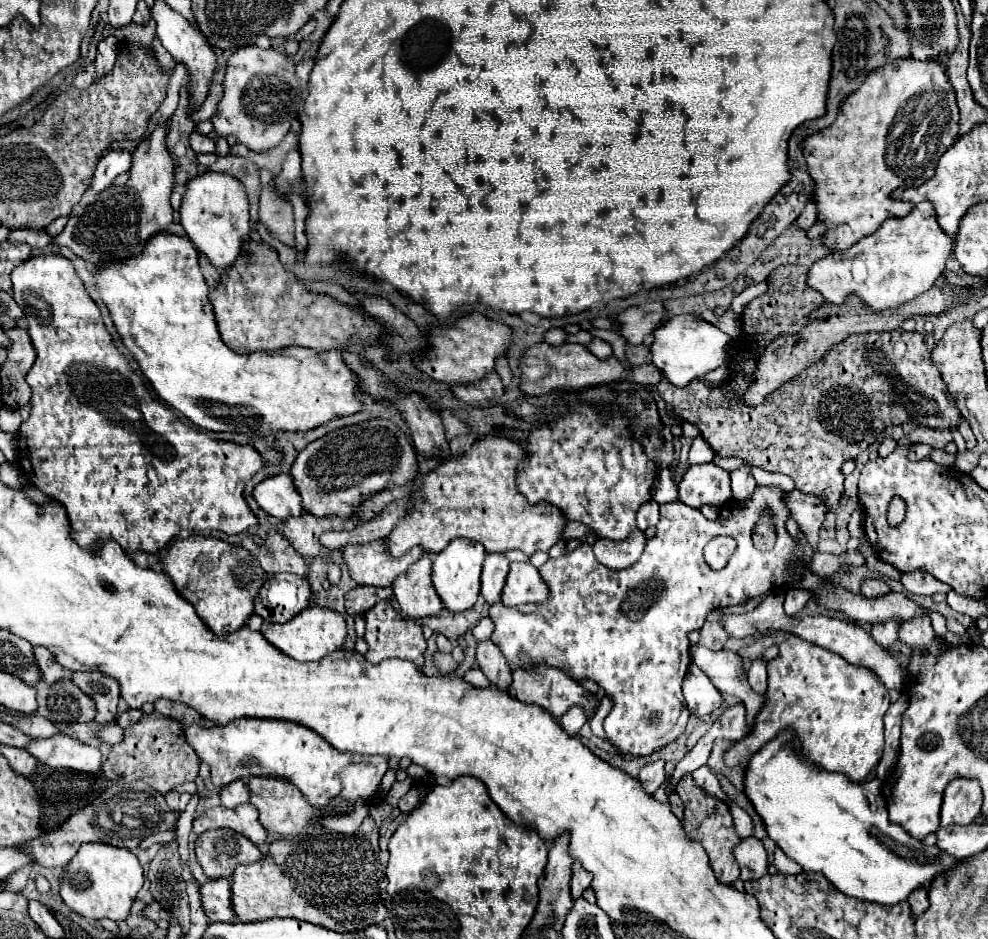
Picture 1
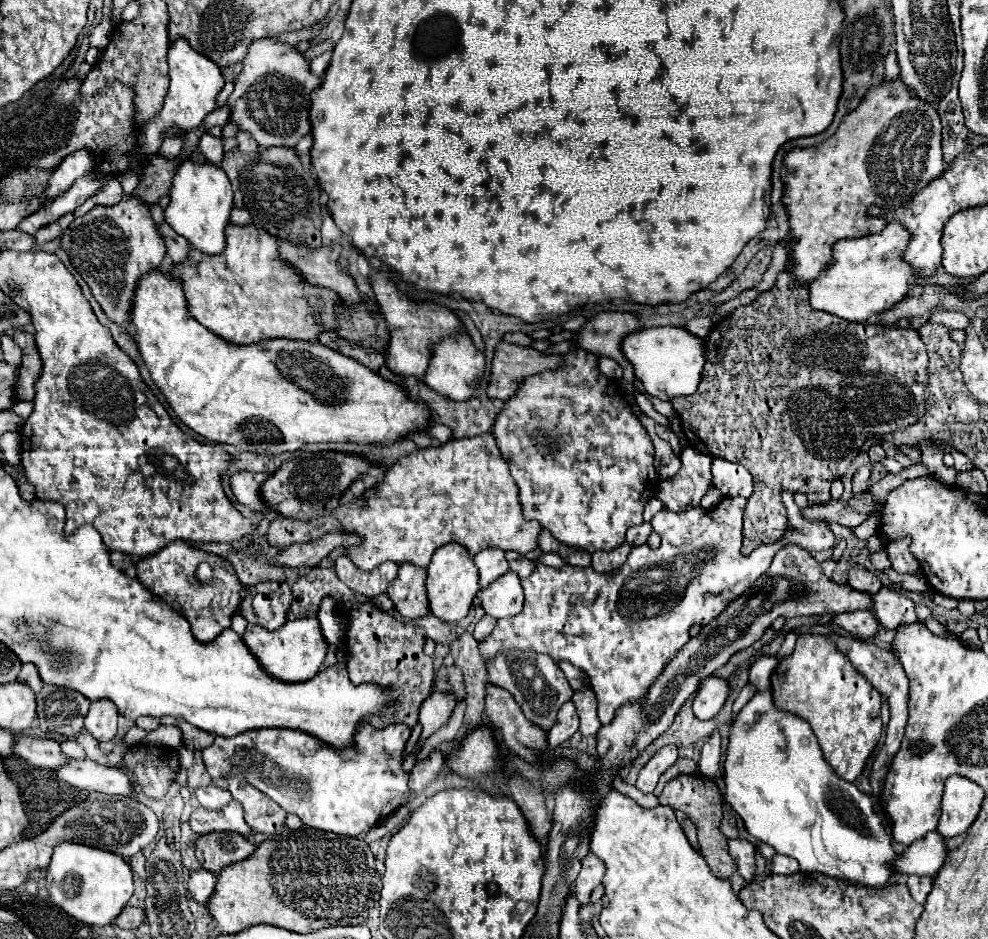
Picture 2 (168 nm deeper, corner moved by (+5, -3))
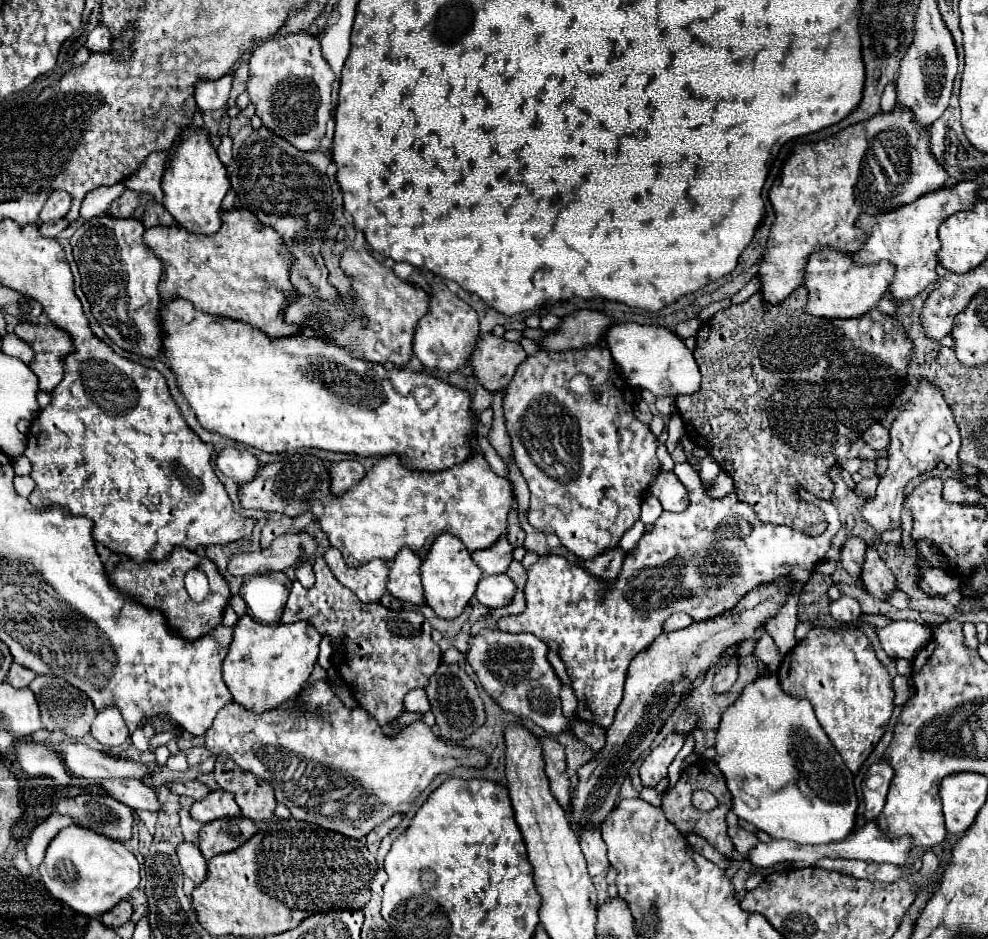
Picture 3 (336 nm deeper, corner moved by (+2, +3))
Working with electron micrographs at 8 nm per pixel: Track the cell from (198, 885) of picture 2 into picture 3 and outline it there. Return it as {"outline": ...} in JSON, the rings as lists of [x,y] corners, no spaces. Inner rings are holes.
{"outline":[[[181,842],[181,844],[177,844],[175,852],[177,852],[179,864],[183,868],[183,874],[189,876],[195,884],[201,884],[201,880],[205,880],[205,876],[207,876],[207,862],[201,856],[201,850],[191,842]]]}

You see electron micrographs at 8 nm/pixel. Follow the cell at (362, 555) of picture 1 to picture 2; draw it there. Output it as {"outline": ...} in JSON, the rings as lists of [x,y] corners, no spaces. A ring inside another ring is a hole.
{"outline":[[[338,556],[336,562],[334,562],[336,574],[348,588],[352,588],[354,592],[358,592],[366,598],[384,594],[388,584],[398,576],[398,568],[400,568],[400,564],[390,562],[390,560],[382,562],[380,566],[376,566],[370,572],[358,570],[358,566],[352,566],[352,564],[354,562],[350,562],[350,558]]]}

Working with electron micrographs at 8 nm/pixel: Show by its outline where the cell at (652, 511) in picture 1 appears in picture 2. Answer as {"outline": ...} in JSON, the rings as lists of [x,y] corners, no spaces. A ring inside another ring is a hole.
{"outline":[[[642,522],[642,524],[638,524],[638,526],[632,526],[632,528],[626,532],[626,542],[630,542],[630,546],[646,544],[650,532],[652,532],[650,522]]]}

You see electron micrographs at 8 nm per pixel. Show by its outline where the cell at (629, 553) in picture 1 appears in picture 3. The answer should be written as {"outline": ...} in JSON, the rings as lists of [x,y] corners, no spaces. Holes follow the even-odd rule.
{"outline":[[[611,548],[593,560],[583,560],[581,568],[585,568],[591,576],[597,576],[599,580],[605,580],[611,584],[611,580],[617,580],[621,572],[623,558],[625,558],[625,552],[621,548]]]}

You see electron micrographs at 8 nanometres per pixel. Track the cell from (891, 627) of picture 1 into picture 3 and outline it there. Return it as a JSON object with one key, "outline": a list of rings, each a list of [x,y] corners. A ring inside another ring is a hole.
{"outline":[[[841,596],[839,600],[829,604],[829,612],[831,612],[833,620],[837,620],[839,624],[853,624],[859,618],[861,608],[859,608],[857,600],[853,600],[849,596]]]}

